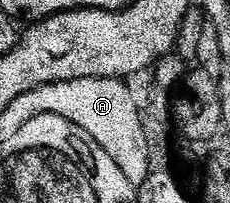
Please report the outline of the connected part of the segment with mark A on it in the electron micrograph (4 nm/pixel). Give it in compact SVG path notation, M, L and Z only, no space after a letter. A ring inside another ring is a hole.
M76 79L51 83L40 88L34 96L36 112L45 115L58 115L71 121L79 129L89 134L89 138L97 143L123 169L123 177L131 185L144 183L149 176L147 142L143 135L141 117L137 115L136 103L131 101L125 83L120 79Z

